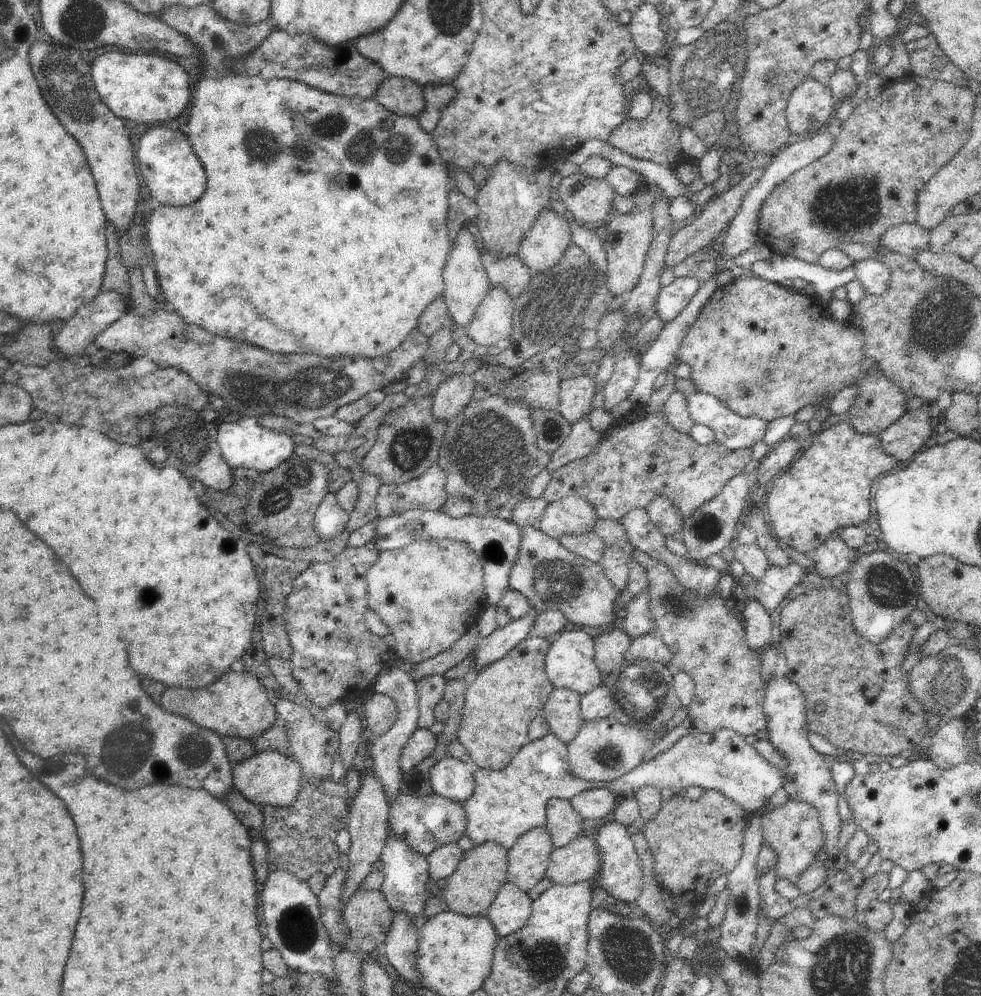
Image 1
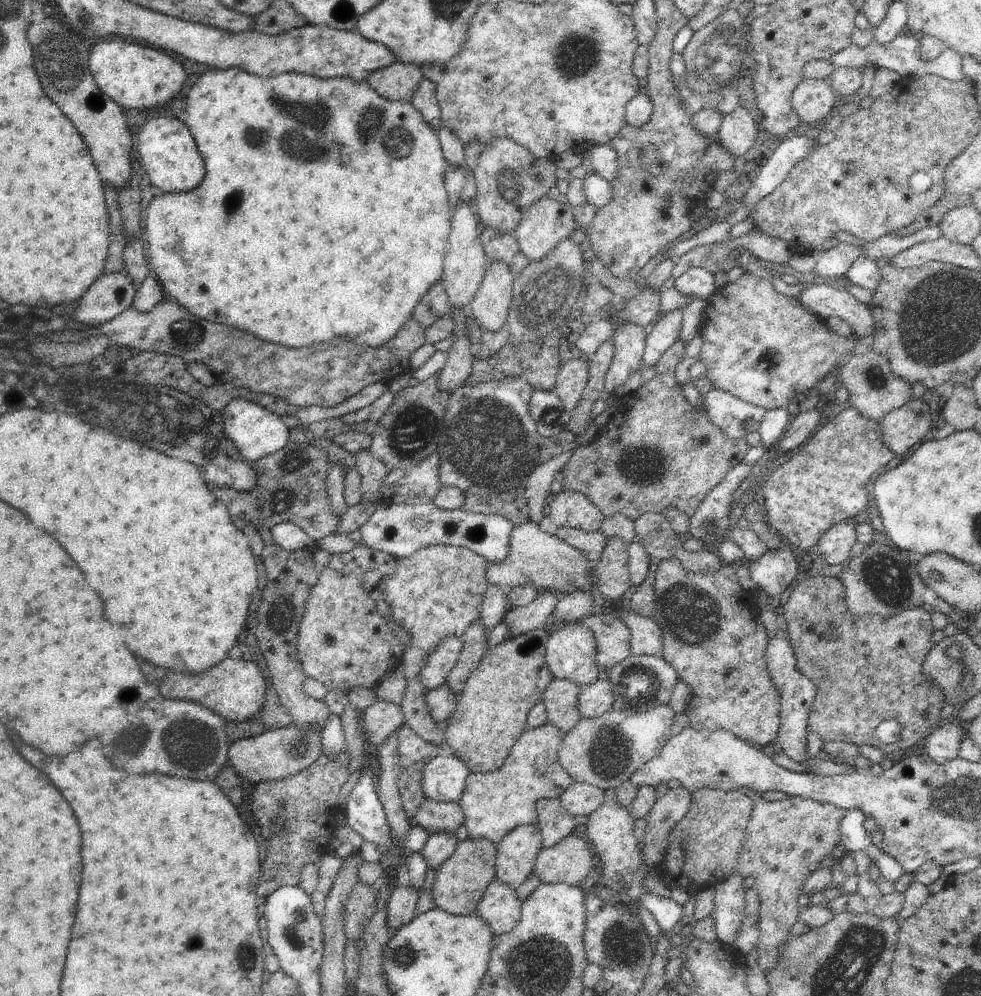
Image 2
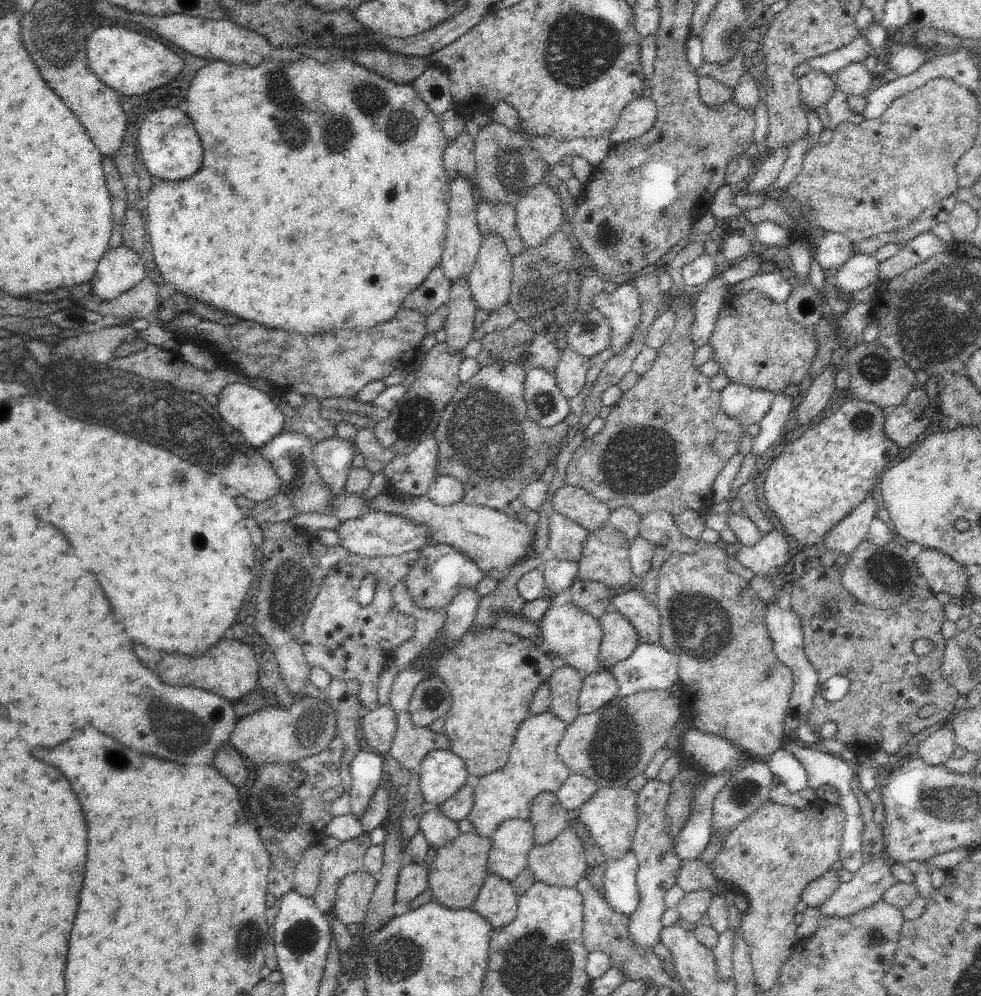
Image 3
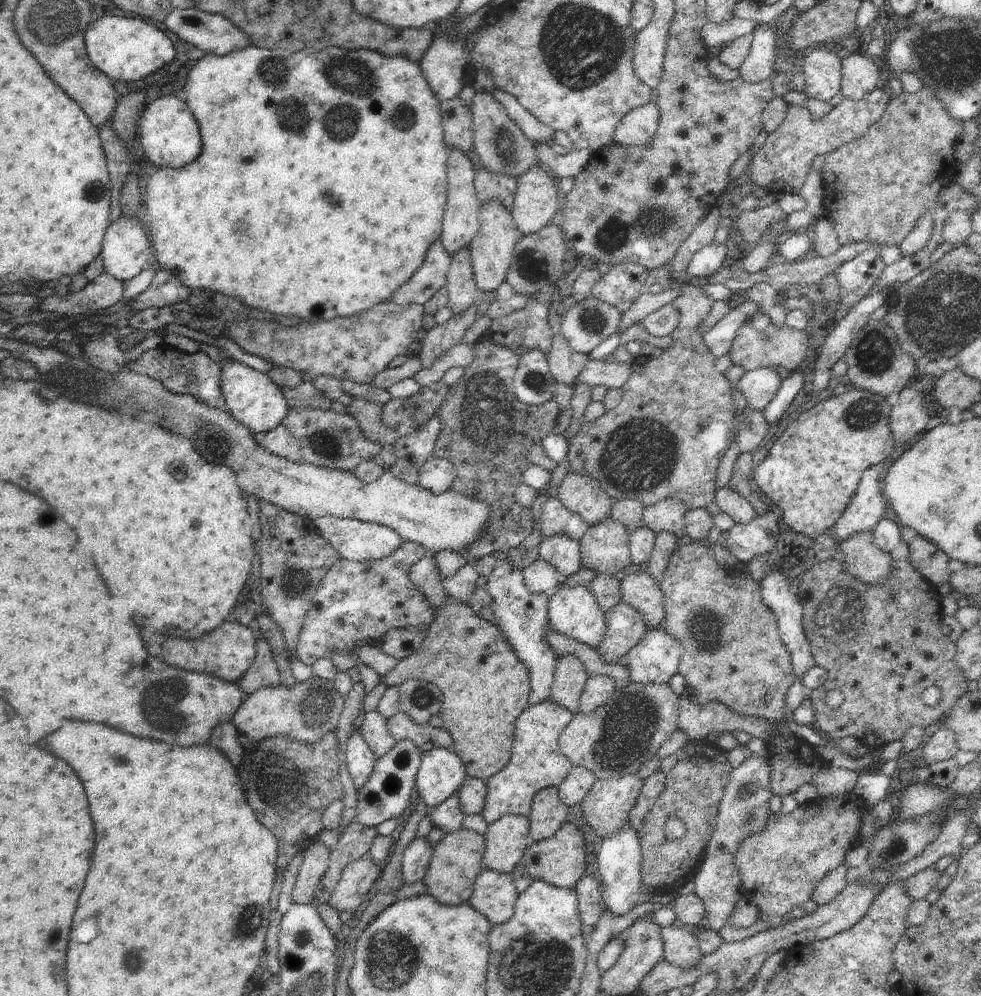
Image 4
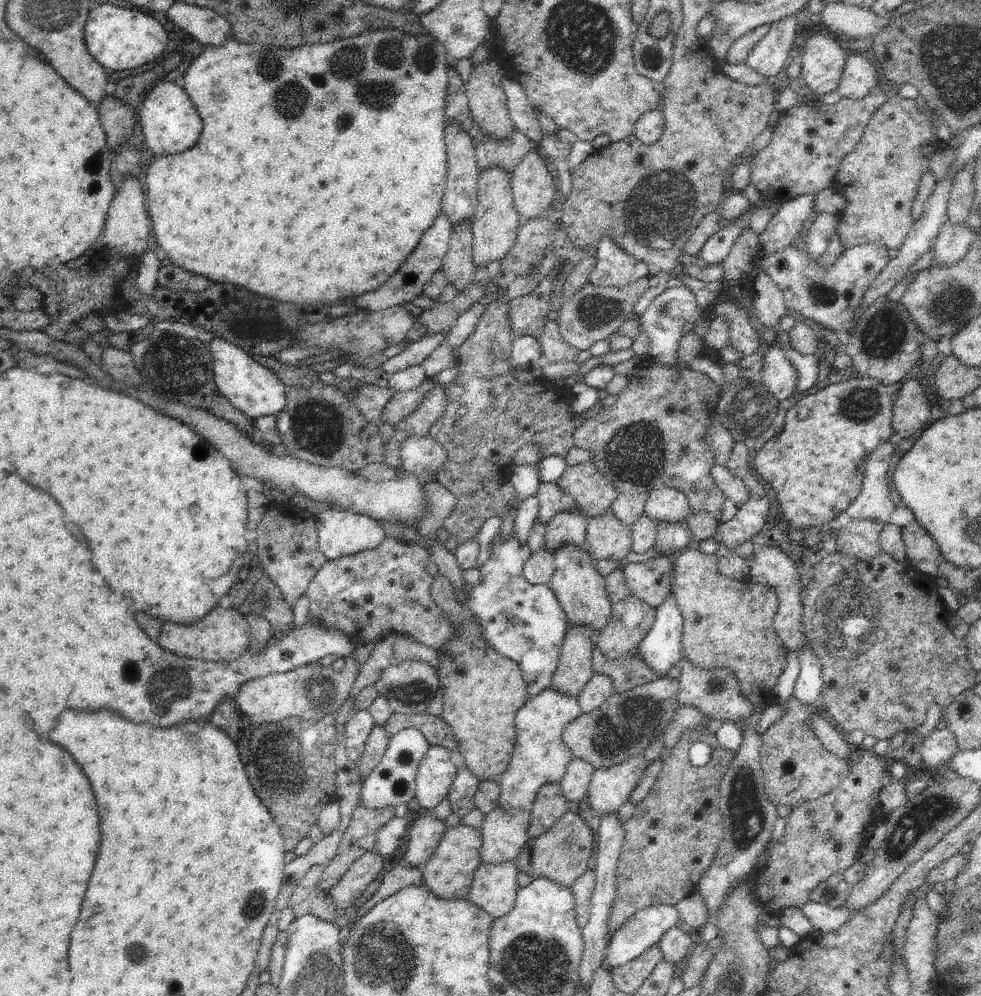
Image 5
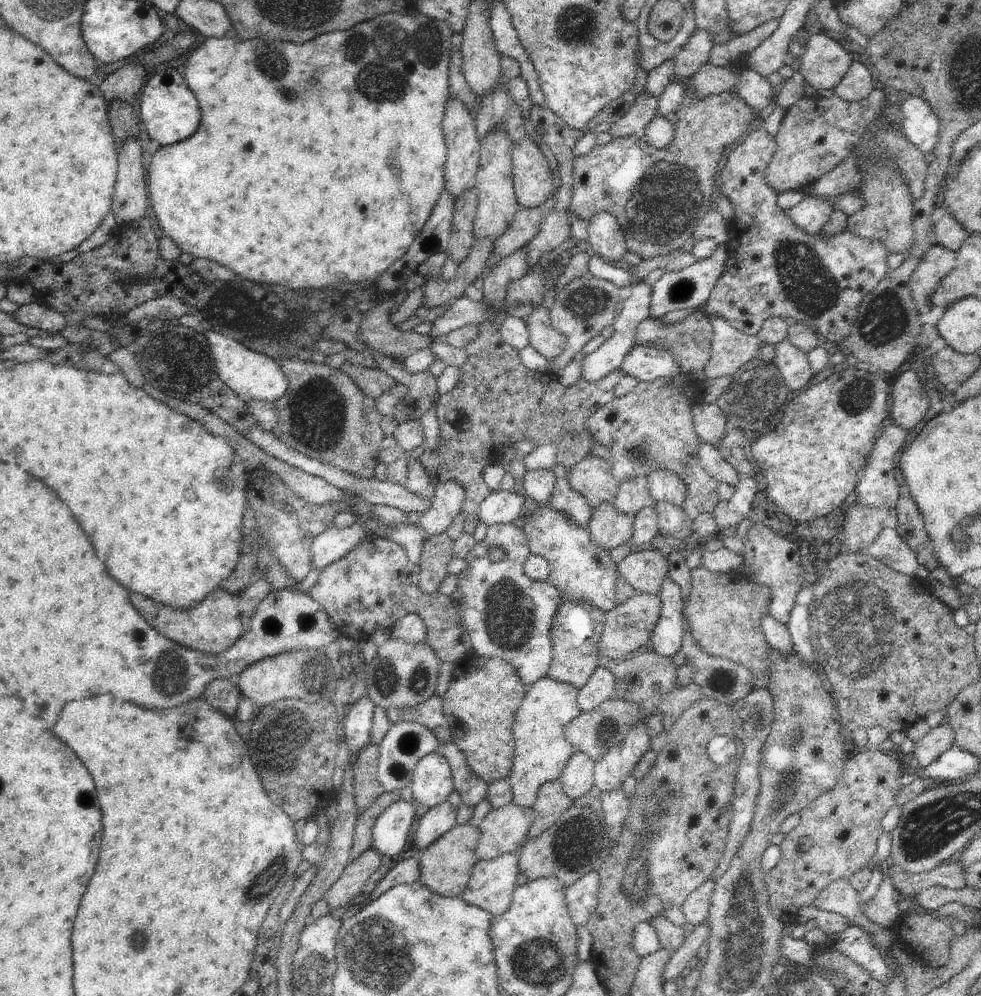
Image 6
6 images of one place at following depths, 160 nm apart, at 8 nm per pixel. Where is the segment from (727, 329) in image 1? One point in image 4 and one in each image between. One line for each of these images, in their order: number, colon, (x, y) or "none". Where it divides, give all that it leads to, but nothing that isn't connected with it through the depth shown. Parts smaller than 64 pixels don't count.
2: (764, 347)
3: (755, 341)
4: (786, 346)

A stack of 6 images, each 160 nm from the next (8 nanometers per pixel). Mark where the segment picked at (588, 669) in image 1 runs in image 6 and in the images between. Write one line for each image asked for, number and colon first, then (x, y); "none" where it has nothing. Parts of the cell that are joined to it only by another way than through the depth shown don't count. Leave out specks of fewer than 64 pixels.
2: (571, 652)
3: (572, 637)
4: (574, 612)
5: (581, 590)
6: (583, 572)

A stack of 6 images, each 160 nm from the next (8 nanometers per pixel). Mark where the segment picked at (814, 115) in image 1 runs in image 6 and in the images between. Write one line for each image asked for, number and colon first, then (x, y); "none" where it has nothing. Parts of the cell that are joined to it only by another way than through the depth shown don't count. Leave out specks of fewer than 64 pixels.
2: (813, 100)
3: (815, 88)
4: (822, 67)
5: (823, 60)
6: (825, 62)

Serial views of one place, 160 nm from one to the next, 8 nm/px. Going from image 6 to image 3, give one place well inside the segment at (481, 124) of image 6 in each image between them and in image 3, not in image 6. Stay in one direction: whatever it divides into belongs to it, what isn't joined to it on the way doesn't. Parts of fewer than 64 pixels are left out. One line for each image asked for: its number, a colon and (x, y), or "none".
3: (492, 219)
4: (489, 186)
5: (507, 154)

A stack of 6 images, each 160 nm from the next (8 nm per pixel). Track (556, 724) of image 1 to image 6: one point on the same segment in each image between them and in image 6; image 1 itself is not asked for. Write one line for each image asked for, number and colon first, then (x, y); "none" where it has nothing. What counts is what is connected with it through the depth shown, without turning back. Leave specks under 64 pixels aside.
2: (561, 698)
3: (565, 684)
4: (570, 676)
5: (575, 667)
6: (576, 630)

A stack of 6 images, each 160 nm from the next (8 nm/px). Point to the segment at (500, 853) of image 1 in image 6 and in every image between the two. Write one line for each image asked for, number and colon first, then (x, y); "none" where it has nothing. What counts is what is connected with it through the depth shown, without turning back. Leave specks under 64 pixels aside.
2: (460, 883)
3: (457, 874)
4: (456, 862)
5: (449, 872)
6: (445, 867)

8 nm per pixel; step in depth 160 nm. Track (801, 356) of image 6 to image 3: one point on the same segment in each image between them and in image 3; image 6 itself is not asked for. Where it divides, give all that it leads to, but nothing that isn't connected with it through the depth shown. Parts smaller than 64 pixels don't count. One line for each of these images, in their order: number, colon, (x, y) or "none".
3: (749, 406)
4: (759, 387)
5: (779, 375)

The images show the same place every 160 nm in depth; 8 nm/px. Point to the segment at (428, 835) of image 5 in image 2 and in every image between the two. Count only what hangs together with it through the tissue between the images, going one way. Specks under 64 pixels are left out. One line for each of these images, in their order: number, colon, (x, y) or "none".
2: (400, 909)
3: (412, 880)
4: (416, 858)

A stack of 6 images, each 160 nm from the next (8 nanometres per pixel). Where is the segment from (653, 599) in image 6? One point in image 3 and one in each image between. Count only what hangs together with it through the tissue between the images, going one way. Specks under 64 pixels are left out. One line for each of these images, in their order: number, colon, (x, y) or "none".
3: (620, 639)
4: (625, 628)
5: (631, 619)

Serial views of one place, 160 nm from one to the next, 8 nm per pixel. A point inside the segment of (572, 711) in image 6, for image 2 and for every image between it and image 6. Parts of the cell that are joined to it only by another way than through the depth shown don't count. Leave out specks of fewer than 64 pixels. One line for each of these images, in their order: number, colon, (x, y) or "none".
2: (494, 803)
3: (533, 768)
4: (536, 762)
5: (540, 757)

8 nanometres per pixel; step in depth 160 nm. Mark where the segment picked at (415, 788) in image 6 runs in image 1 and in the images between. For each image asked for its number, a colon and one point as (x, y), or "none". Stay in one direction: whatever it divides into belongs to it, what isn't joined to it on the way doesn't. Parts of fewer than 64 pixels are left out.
1: (454, 779)
2: (444, 779)
3: (442, 774)
4: (441, 773)
5: (436, 774)

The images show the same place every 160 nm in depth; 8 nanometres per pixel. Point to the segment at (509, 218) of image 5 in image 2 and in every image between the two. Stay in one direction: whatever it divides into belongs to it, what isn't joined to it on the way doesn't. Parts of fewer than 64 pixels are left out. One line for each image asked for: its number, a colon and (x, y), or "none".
2: (489, 308)
3: (490, 280)
4: (492, 249)

